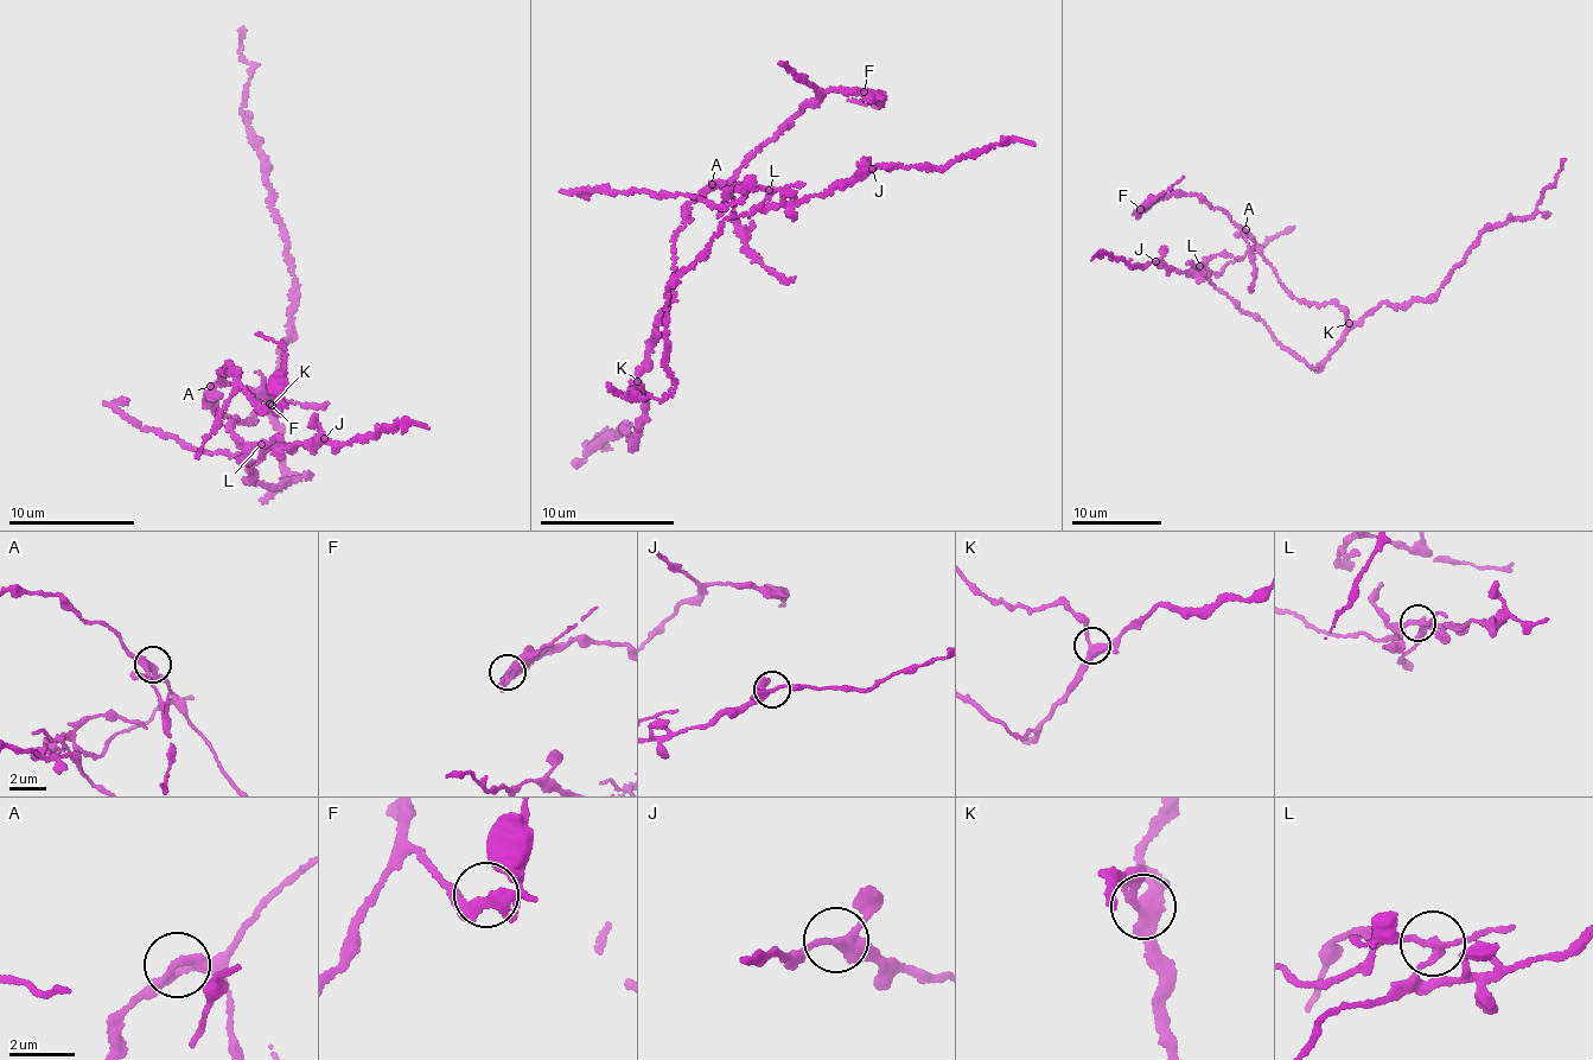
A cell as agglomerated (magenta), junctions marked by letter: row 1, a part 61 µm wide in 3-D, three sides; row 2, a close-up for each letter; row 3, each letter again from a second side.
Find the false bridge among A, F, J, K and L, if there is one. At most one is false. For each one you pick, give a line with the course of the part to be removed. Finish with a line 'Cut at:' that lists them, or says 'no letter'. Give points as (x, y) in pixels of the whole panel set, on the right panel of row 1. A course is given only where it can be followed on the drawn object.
L: Course of the part to remove: (1199, 266), (1218, 274), (1253, 247), (1268, 243), (1294, 226)
Cut at: L

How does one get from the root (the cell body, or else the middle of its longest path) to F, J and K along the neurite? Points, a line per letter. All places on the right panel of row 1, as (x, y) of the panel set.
F: (1335, 349), (1348, 315), (1332, 304), (1292, 297), (1254, 237), (1229, 214), (1195, 195), (1161, 196), (1140, 209)
J: (1335, 349), (1319, 366), (1308, 366), (1276, 344), (1266, 324), (1214, 289), (1204, 275), (1197, 278), (1155, 261)
K: (1335, 349), (1349, 323)

